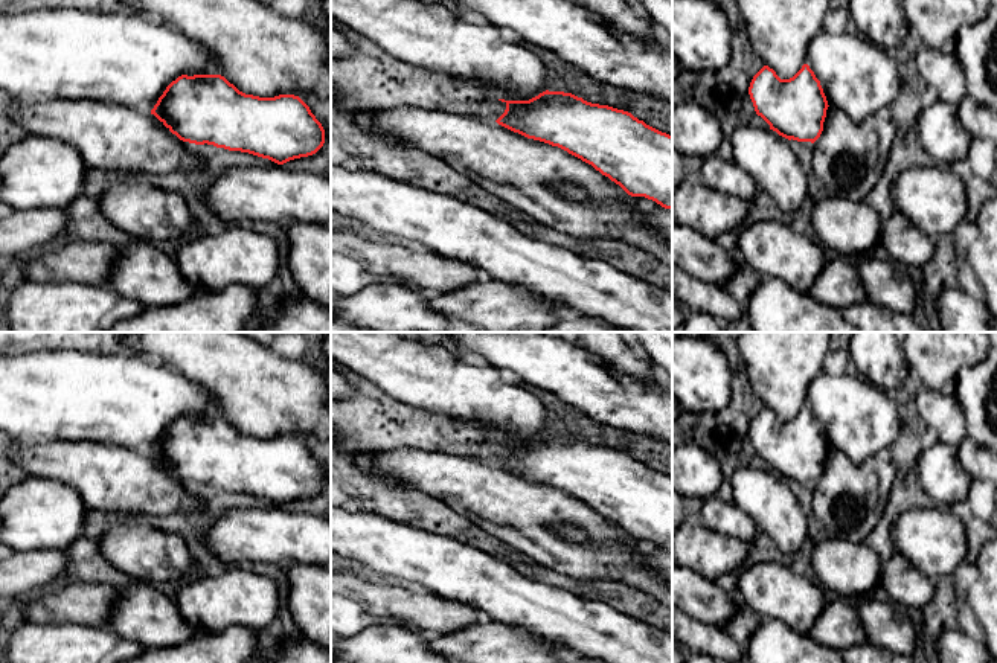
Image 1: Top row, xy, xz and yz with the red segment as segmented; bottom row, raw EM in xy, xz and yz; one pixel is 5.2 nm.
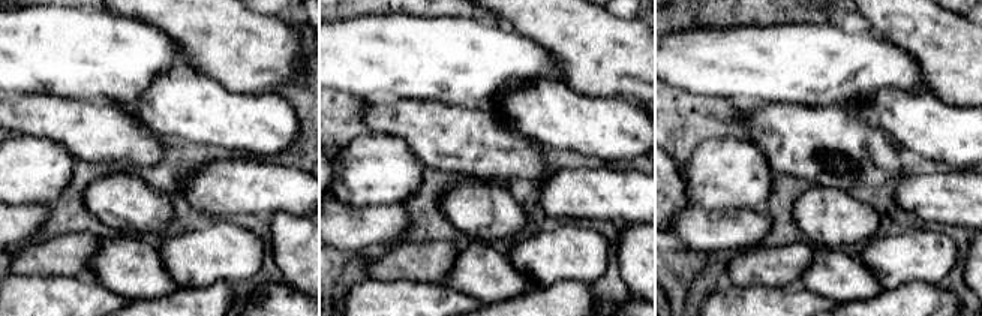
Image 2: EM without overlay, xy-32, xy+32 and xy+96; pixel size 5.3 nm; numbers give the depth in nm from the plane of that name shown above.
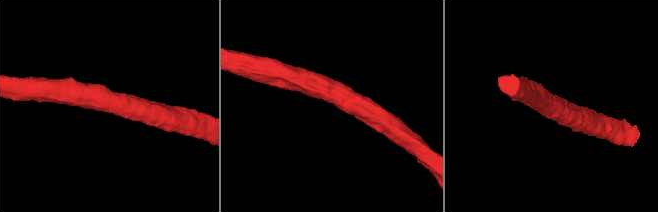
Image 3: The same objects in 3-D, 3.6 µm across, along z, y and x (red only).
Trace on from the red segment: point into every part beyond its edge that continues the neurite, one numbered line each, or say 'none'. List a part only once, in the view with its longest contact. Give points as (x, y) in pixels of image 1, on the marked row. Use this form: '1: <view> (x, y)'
none

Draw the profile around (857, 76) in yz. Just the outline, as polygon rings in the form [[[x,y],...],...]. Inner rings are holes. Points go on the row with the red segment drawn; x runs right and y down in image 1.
[[[820,30],[808,46],[806,64],[820,81],[828,105],[840,108],[858,125],[889,107],[902,87],[896,59],[861,35]]]

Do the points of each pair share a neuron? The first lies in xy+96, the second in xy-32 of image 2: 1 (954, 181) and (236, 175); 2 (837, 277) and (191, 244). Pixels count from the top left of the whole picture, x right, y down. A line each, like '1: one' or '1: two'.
1: one
2: two

